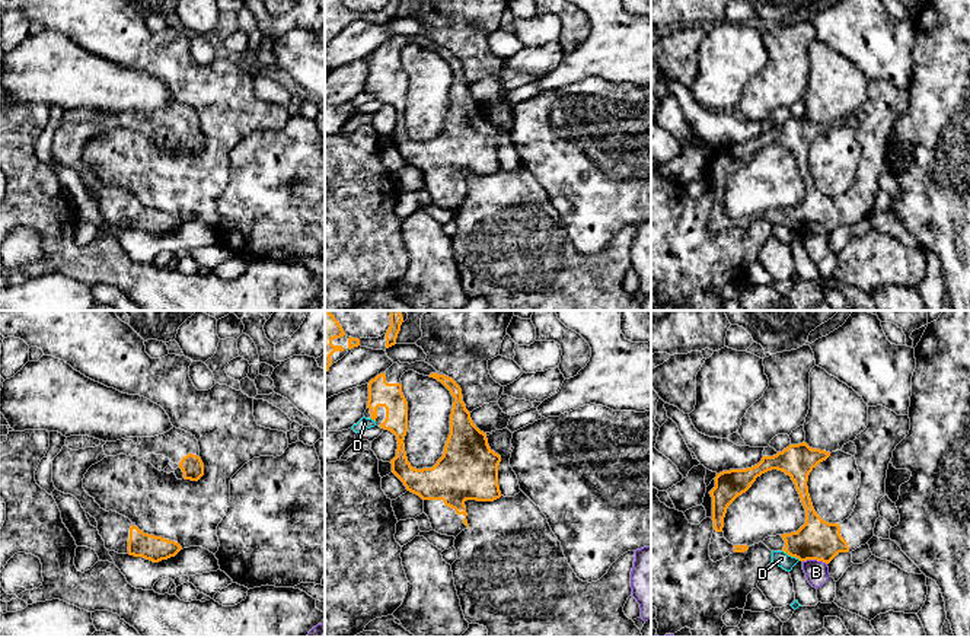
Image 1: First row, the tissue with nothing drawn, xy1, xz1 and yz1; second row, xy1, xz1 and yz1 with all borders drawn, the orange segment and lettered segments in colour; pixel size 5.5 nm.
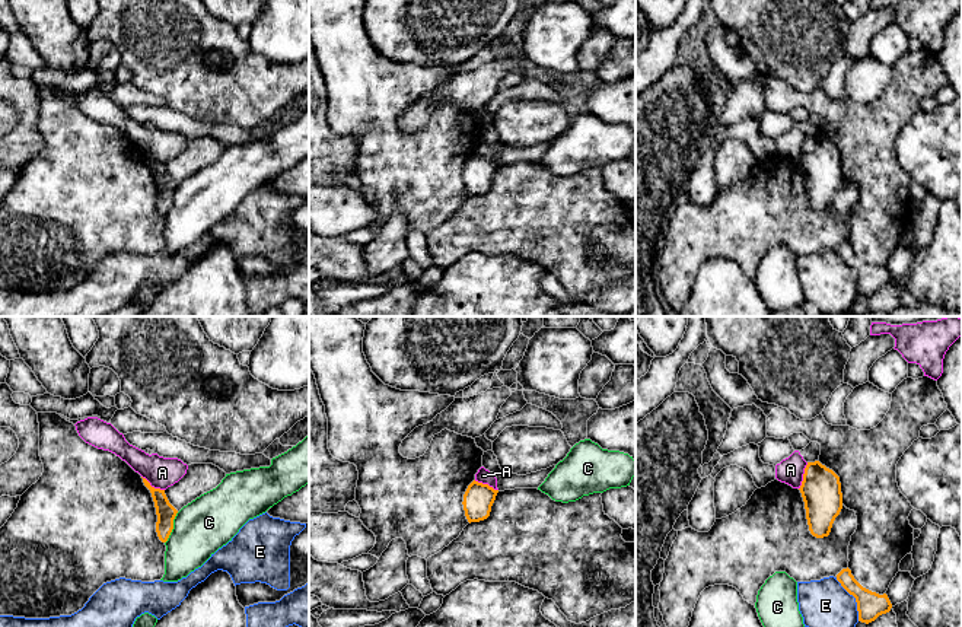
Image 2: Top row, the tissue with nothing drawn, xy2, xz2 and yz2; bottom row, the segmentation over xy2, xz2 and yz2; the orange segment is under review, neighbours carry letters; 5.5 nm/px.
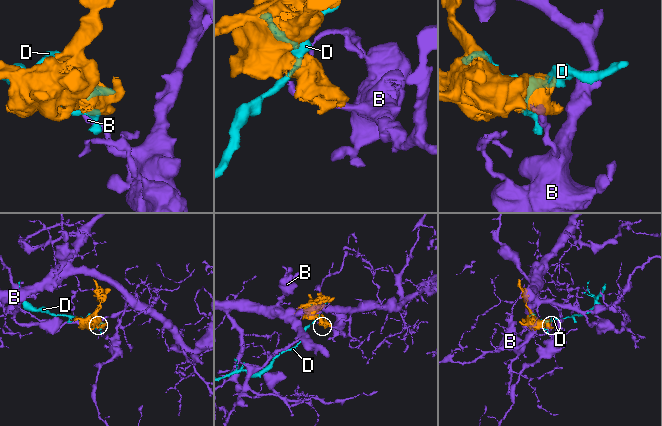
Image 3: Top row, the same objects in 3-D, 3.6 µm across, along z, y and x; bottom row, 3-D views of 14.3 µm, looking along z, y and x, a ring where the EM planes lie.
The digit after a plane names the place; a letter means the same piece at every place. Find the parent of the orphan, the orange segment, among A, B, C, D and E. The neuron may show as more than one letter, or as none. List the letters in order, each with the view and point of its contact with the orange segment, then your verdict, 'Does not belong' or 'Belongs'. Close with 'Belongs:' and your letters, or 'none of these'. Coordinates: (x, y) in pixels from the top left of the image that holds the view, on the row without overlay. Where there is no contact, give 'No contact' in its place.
A: Touches orange at yz2 (803, 149). Does not belong
B: Touches orange at yz1 (814, 232). Does not belong
C: Touches orange at xy2 (172, 201). Does not belong
D: Touches orange at yz1 (791, 229). Does not belong
E: Touches orange at yz2 (856, 273). Does not belong
Belongs: none of these

